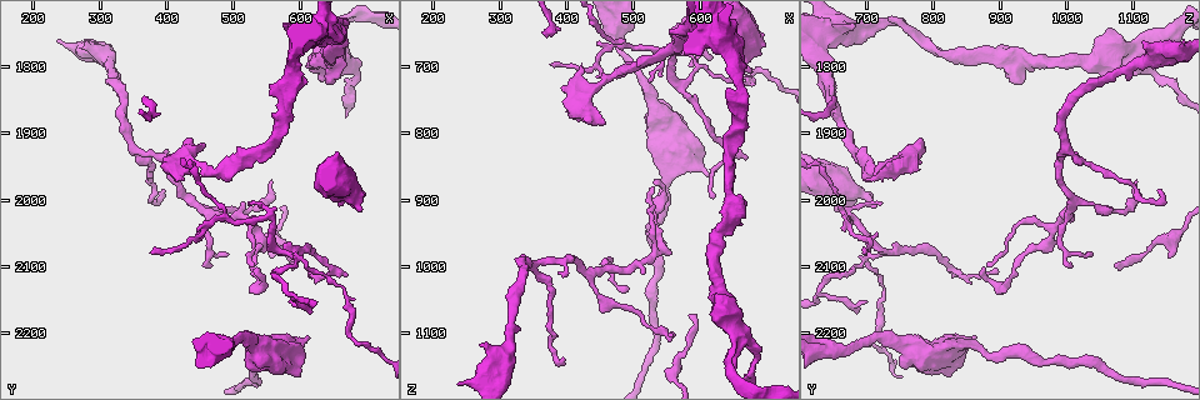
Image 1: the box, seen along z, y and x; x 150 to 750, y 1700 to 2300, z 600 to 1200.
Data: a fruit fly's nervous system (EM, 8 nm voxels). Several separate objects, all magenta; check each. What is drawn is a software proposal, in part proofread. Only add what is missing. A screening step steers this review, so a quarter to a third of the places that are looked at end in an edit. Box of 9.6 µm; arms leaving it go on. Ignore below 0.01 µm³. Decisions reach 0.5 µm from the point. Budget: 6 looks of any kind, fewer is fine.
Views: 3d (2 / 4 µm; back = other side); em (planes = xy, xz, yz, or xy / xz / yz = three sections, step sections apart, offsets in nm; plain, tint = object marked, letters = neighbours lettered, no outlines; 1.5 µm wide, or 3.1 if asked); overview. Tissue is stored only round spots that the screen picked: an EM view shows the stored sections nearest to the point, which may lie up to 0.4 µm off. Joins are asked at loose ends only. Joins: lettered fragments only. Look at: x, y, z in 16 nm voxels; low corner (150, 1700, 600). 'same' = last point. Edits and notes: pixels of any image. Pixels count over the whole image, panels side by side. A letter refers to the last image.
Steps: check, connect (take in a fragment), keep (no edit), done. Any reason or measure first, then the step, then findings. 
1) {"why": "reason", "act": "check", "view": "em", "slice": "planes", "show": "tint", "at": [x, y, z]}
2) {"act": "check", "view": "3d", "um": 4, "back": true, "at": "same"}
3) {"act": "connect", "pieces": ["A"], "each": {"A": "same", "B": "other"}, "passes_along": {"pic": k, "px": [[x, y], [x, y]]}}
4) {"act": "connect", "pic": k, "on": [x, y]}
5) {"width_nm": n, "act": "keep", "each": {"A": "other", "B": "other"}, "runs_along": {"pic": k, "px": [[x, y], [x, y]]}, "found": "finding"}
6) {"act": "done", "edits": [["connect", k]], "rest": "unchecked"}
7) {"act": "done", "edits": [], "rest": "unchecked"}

{"why": "an open end", "act": "check", "view": "em", "slice": "xy", "step": 8, "show": "plain", "at": [270, 1770, 1115]}

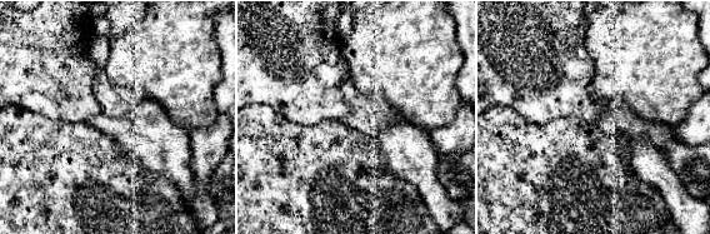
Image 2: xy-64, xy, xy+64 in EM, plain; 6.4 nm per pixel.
{"why": "see the neighbours", "act": "check", "view": "em", "slice": "xy", "step": 8, "show": "letters", "at": "same"}

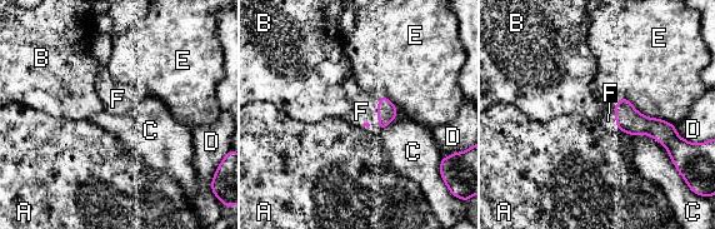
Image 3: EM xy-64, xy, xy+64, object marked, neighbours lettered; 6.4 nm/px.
{"act": "connect", "pieces": ["F"], "each": {"A": "other", "B": "other", "C": "other", "D": "other", "E": "other", "F": "same"}, "found": "the neuron continues"}

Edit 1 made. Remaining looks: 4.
{"why": "redraw", "act": "check", "view": "overview"}

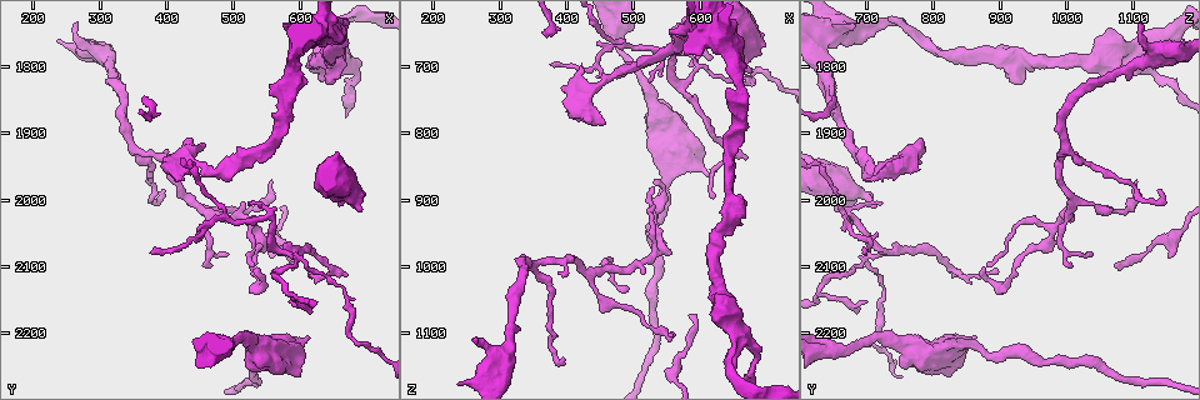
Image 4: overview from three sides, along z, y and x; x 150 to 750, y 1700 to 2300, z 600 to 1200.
{"act": "check", "view": "3d", "um": 2, "at": [555, 2090, 1155]}

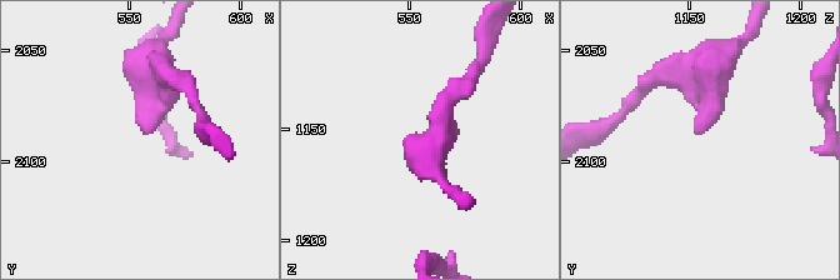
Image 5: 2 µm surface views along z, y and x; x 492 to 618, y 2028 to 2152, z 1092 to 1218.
{"act": "check", "view": "em", "slice": "planes", "show": "letters", "at": [556, 2086, 1153]}

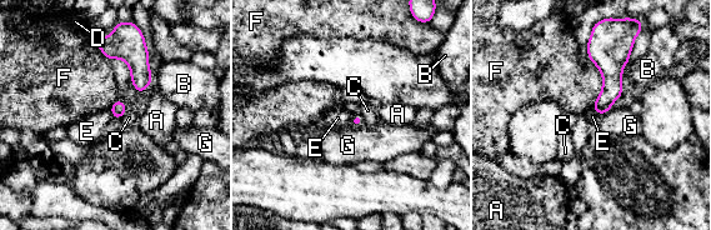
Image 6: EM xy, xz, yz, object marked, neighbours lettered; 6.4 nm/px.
{"act": "keep", "each": {"A": "other", "B": "other", "C": "other", "D": "other", "E": "other", "F": "other", "G": "other"}, "found": "no lettered fragment goes on from it"}

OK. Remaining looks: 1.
{"act": "done", "edits": [["connect", 3]], "rest": "unchecked"}

